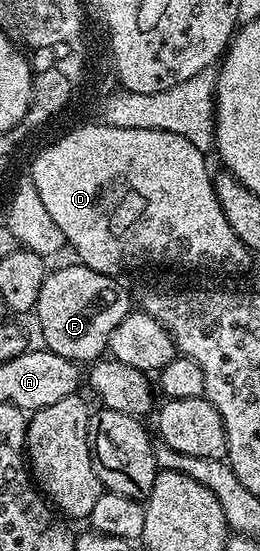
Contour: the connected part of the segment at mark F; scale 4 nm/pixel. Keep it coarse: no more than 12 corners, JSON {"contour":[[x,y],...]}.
{"contour":[[50,270],[35,316],[48,350],[96,360],[131,313],[112,275]]}

